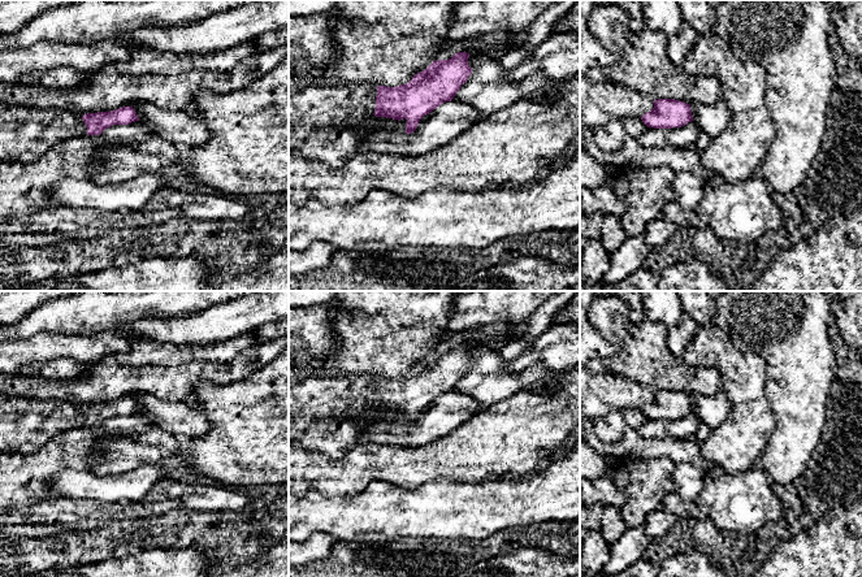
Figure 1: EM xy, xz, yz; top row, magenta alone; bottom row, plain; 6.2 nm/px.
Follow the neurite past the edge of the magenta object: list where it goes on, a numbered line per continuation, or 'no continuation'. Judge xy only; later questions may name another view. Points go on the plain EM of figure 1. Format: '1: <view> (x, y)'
1: xy (26, 425)

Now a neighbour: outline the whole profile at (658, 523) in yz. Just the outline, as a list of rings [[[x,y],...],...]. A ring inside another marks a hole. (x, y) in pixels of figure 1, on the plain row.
[[[662,508],[647,515],[644,525],[647,537],[651,539],[663,537],[676,522],[677,516]]]

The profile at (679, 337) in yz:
[[[683,312],[679,324],[675,327],[668,329],[668,350],[673,355],[681,356],[686,346],[693,340],[698,326],[699,325],[690,316]]]

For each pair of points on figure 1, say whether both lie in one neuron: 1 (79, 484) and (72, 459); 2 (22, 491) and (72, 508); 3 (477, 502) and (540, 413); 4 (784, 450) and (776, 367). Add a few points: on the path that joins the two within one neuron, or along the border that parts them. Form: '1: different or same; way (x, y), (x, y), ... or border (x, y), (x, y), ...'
1: different; border (91, 469), (60, 469), (48, 485)
2: different; border (44, 499), (14, 507)
3: different; border (524, 476), (464, 482)
4: same; way (787, 429), (787, 387)

